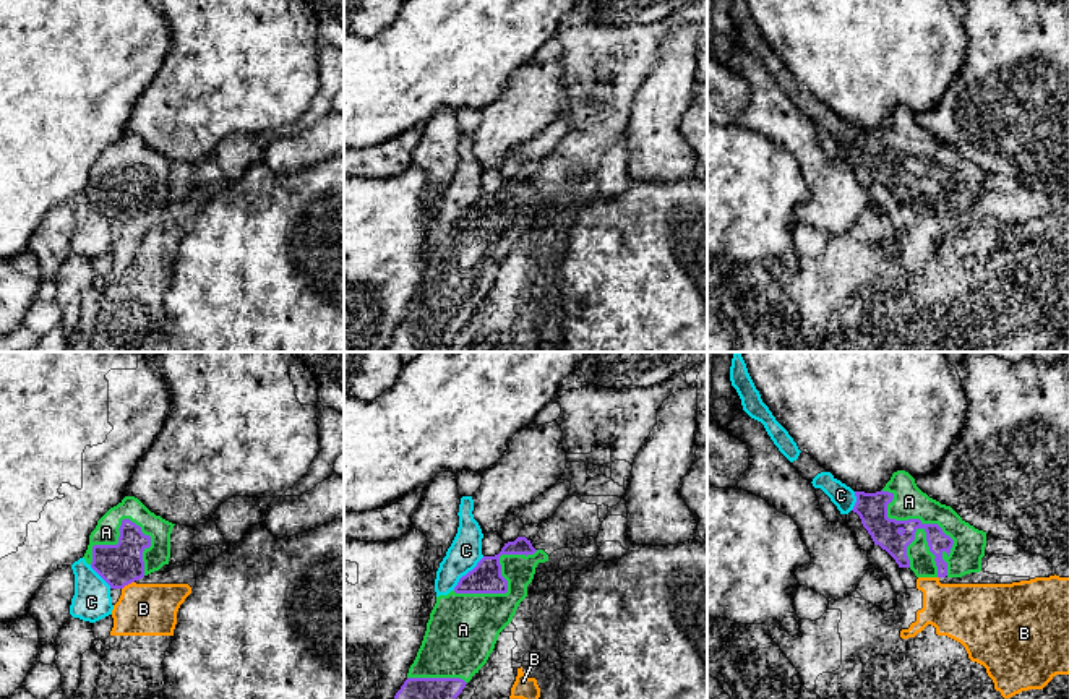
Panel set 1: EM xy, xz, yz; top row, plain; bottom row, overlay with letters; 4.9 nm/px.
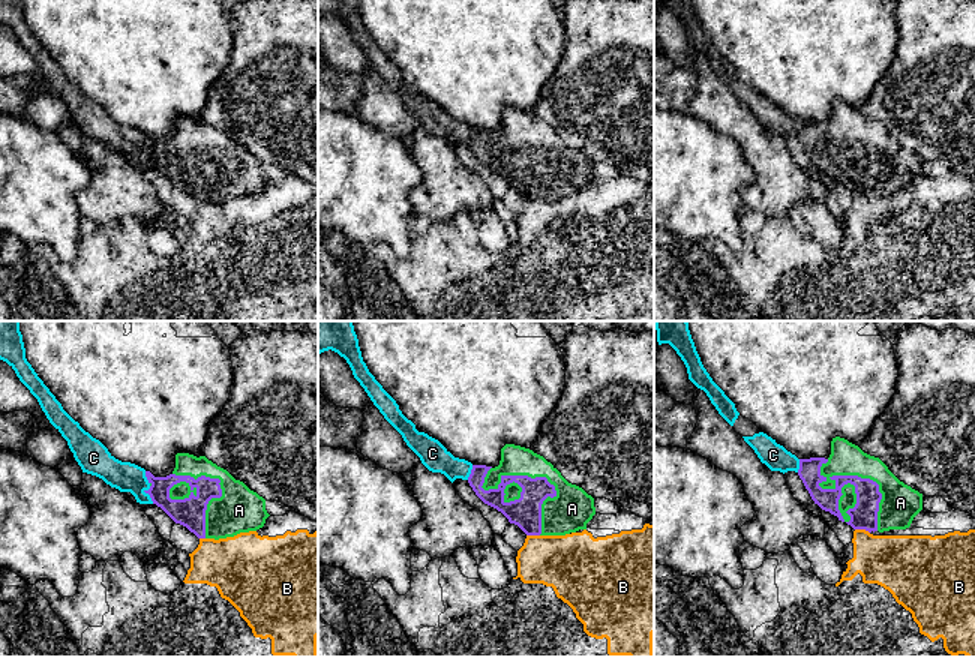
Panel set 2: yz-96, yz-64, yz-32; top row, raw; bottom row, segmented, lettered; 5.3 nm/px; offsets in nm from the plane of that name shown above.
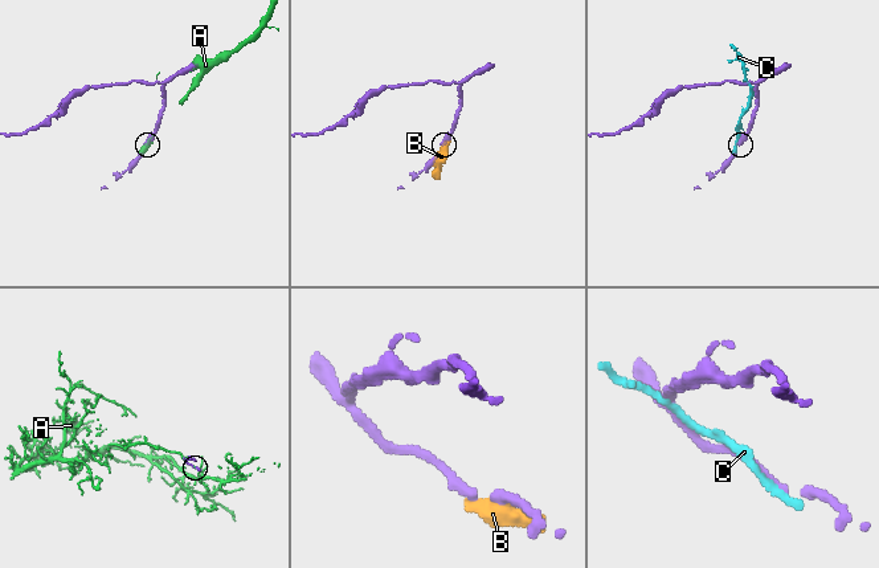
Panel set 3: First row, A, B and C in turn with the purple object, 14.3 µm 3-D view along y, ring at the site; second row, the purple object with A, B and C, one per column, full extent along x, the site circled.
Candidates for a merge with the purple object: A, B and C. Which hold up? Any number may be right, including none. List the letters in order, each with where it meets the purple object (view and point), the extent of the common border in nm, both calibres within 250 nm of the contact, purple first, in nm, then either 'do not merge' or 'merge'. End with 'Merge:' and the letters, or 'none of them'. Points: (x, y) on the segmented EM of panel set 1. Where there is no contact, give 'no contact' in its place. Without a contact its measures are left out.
A: yz (923, 524) | 550 nm | 140/160 nm | merge
B: xy (127, 584) | 80 nm | 220/260 nm | do not merge
C: xz (467, 573) | 220 nm | 160/160 nm | do not merge
Merge: A

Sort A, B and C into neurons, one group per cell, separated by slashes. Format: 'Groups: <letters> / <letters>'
Groups: A / B C

